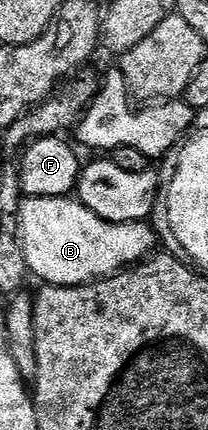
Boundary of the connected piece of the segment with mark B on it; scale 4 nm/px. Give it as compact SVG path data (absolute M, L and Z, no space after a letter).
M30 196L22 199L19 213L21 230L21 249L25 255L25 266L45 284L54 284L60 288L80 288L83 284L113 276L124 268L132 268L154 255L159 239L148 223L116 224L99 218L87 210L81 201L69 196Z

